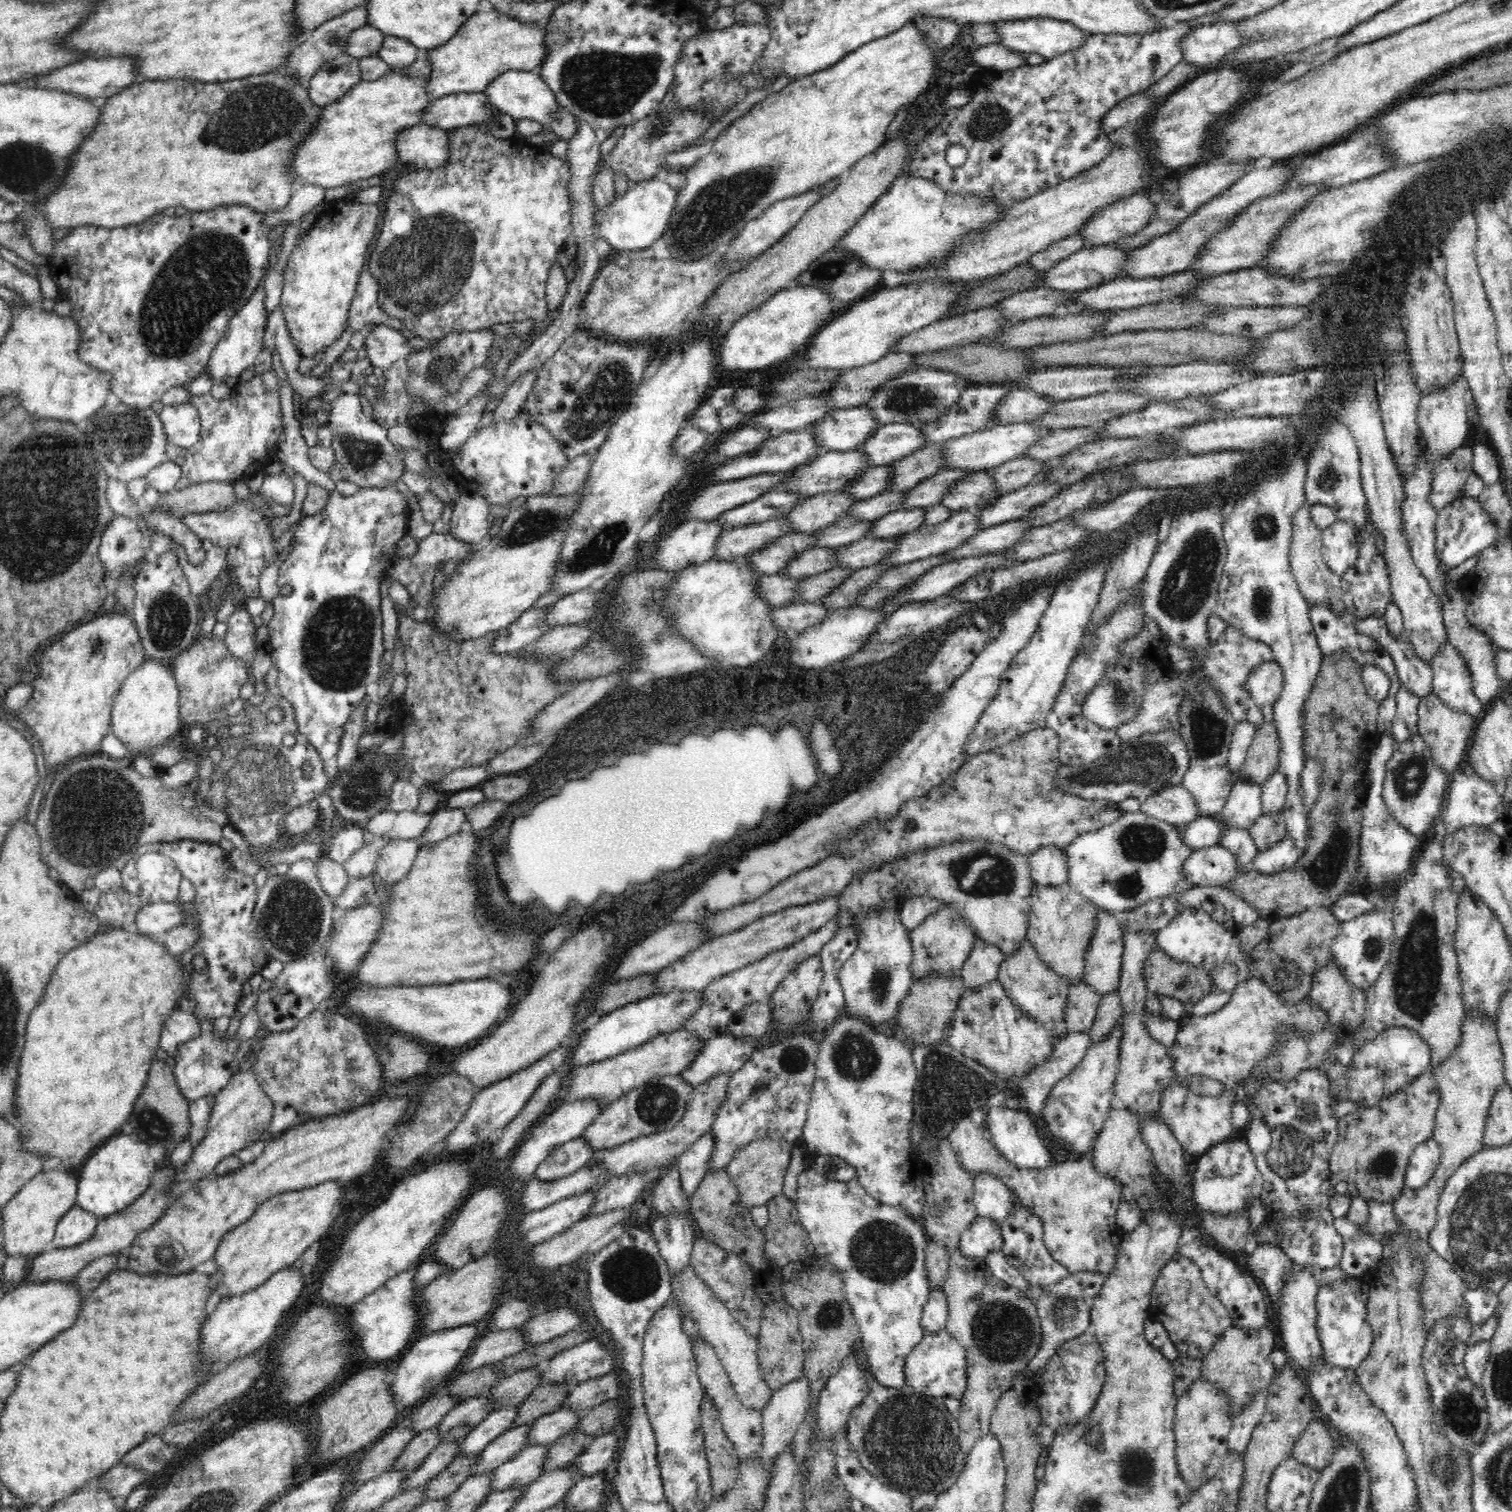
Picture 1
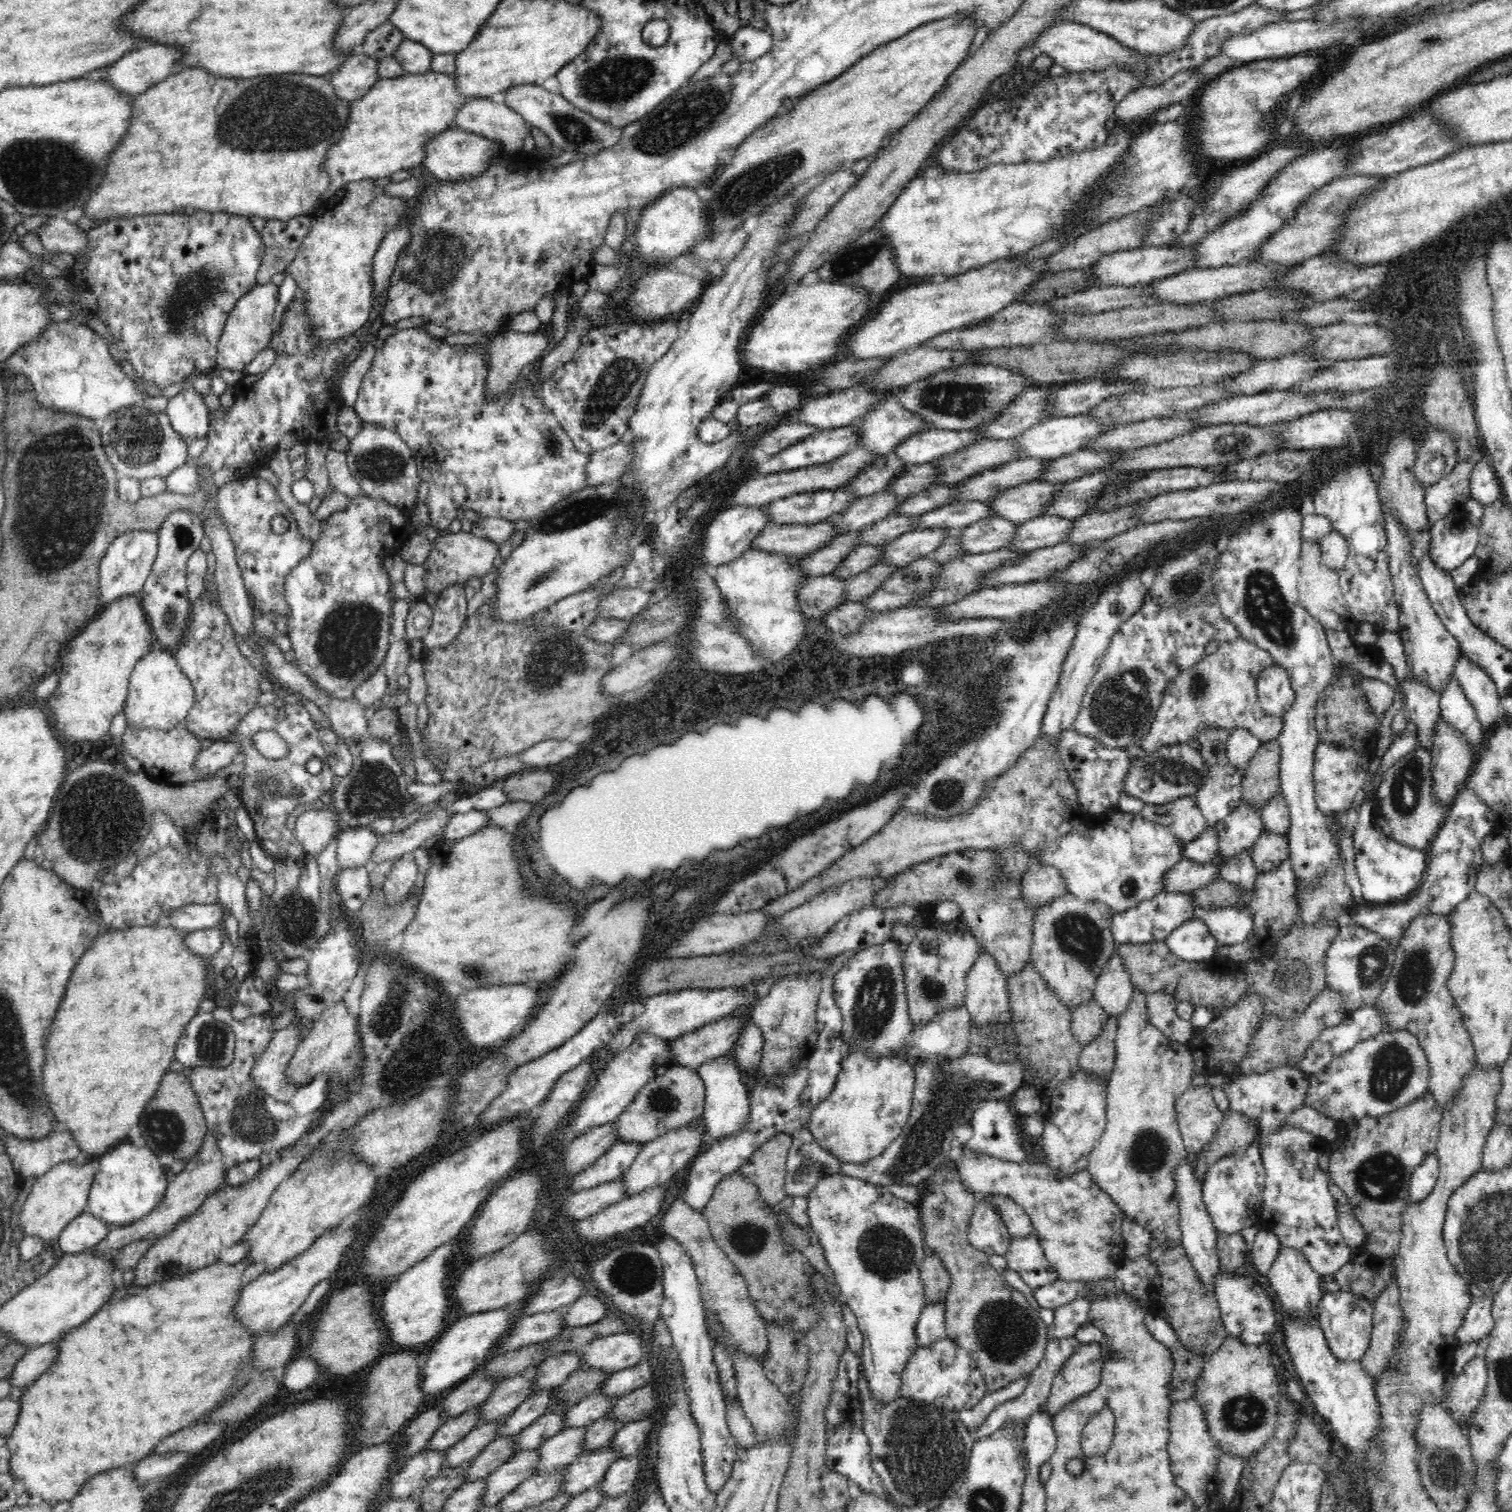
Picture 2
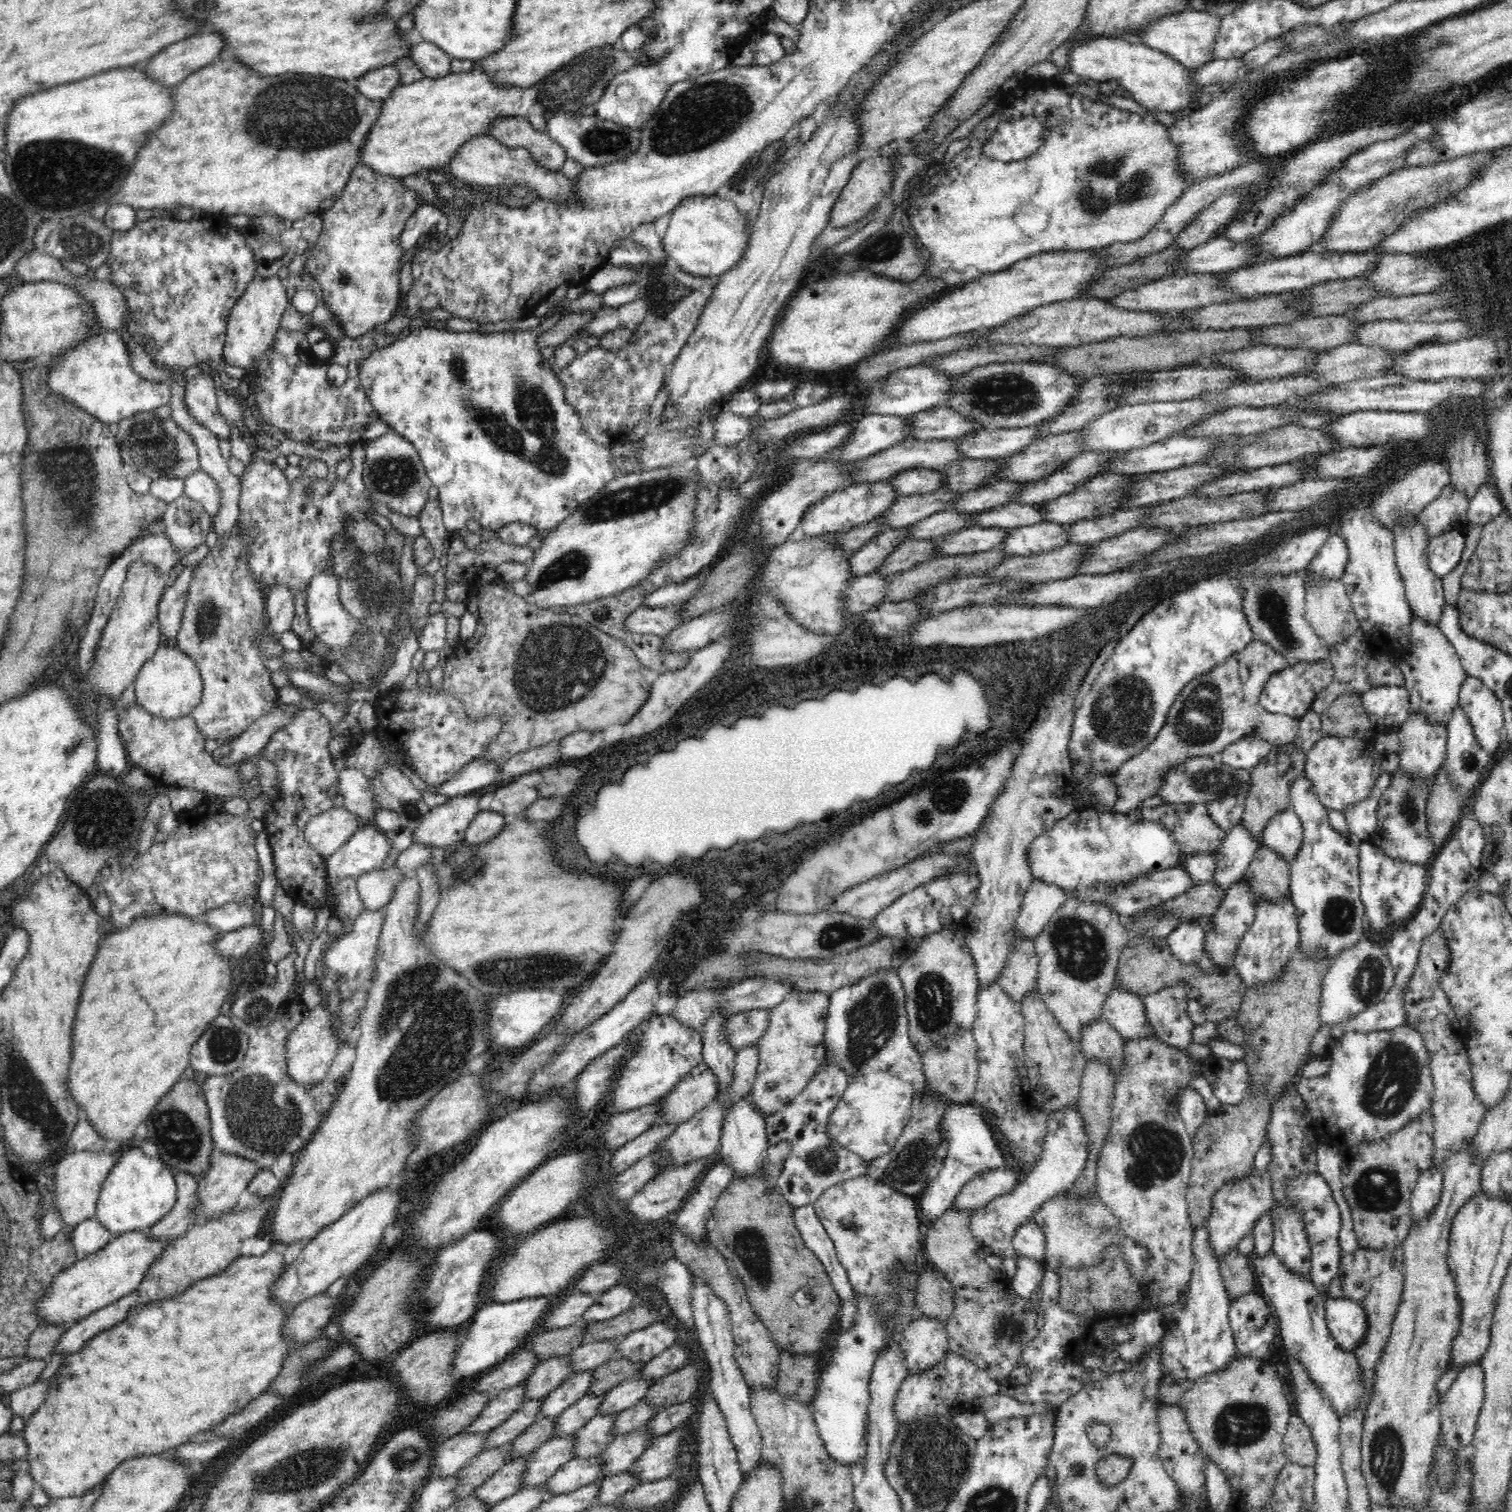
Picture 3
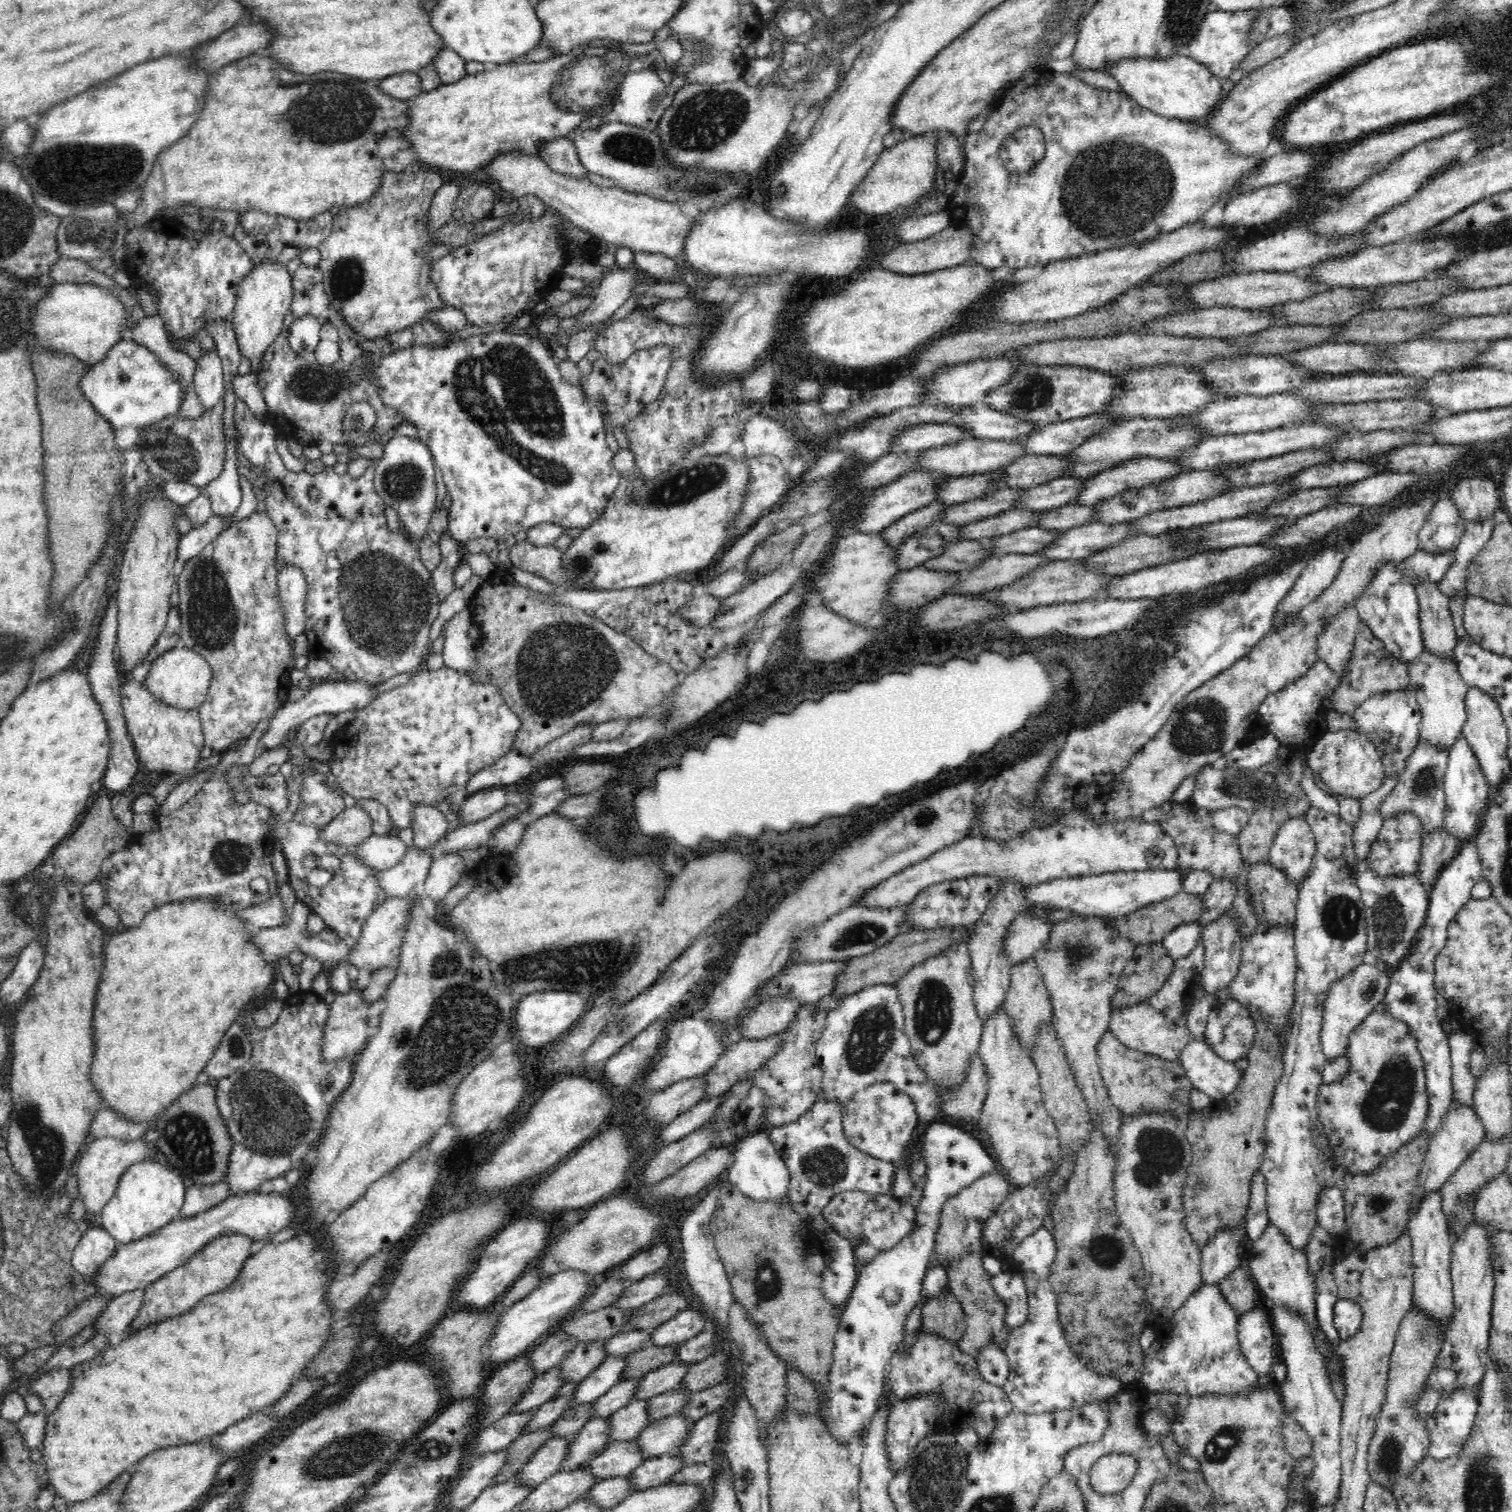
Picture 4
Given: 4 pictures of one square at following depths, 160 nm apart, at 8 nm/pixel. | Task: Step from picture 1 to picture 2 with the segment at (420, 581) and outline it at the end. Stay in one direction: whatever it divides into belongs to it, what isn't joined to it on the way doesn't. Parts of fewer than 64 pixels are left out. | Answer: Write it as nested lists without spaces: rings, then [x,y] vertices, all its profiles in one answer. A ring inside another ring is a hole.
[[[463,530],[457,533],[439,534],[432,544],[430,556],[423,562],[425,570],[424,594],[438,594],[442,589],[456,583],[466,583],[470,576],[481,578],[495,570],[500,559],[499,544],[486,540],[481,535],[473,535]]]

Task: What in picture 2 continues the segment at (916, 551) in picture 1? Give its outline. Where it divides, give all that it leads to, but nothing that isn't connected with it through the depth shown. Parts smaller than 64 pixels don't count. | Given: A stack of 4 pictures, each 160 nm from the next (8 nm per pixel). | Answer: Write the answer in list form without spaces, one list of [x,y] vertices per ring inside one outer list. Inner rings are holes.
[[[1000,517],[979,520],[961,529],[958,545],[964,553],[989,553],[1009,549],[1017,525]]]

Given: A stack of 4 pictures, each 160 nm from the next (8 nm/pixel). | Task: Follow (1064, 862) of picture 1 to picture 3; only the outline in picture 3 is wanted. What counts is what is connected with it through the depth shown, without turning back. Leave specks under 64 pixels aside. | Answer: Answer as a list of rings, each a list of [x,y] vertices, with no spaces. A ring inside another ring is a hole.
[[[1034,879],[1019,910],[1015,922],[1016,933],[1020,937],[1035,940],[1066,899],[1063,888]]]

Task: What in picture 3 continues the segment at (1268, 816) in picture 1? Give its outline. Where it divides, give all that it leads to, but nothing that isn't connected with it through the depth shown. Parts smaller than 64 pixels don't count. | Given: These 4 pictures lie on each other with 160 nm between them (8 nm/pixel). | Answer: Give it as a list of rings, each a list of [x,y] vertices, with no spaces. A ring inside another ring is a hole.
[[[1264,844],[1259,845],[1258,850],[1255,852],[1254,858],[1250,863],[1249,869],[1246,871],[1244,876],[1244,878],[1249,882],[1254,903],[1258,904],[1262,899],[1264,899],[1264,901],[1277,901],[1286,893],[1290,894],[1289,872],[1290,865],[1282,855],[1278,855],[1278,852],[1272,851],[1270,847],[1267,847]]]

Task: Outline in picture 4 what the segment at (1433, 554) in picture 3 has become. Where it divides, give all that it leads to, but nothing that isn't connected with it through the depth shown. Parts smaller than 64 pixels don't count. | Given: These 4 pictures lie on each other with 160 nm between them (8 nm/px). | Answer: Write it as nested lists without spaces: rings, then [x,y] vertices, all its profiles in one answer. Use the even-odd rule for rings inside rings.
[[[1418,550],[1413,556],[1402,563],[1398,563],[1398,569],[1402,571],[1404,579],[1412,586],[1419,582],[1428,581],[1428,583],[1438,583],[1448,568],[1452,566],[1452,560],[1455,558],[1455,552],[1427,552]]]

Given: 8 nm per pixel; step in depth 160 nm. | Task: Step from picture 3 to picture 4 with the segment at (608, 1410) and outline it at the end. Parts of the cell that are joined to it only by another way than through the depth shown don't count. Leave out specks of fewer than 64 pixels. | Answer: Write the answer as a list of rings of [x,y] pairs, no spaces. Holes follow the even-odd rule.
[[[673,1361],[668,1366],[656,1368],[639,1378],[636,1392],[631,1400],[647,1400],[657,1394],[672,1391],[679,1386],[679,1382],[687,1373],[689,1365]]]

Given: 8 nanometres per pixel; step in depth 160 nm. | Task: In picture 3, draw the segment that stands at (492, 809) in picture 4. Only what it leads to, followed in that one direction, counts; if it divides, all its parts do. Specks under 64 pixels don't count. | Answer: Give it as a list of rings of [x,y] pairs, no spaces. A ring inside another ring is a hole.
[[[474,794],[462,795],[449,798],[444,804],[440,804],[428,811],[421,823],[413,830],[411,834],[413,844],[425,844],[426,846],[437,846],[438,848],[447,849],[448,846],[456,844],[463,840],[464,831],[468,828],[474,816],[478,814],[478,800],[482,797]]]

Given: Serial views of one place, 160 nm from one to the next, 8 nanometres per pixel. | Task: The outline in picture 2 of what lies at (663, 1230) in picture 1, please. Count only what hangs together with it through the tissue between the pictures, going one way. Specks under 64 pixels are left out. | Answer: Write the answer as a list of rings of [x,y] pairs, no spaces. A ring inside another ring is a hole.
[[[664,1234],[660,1244],[657,1244],[657,1251],[663,1263],[661,1316],[670,1329],[674,1347],[678,1349],[685,1373],[685,1388],[690,1401],[690,1410],[692,1417],[700,1427],[705,1482],[710,1491],[717,1493],[732,1475],[734,1462],[738,1458],[738,1446],[736,1446],[736,1442],[732,1441],[727,1425],[726,1403],[720,1388],[718,1369],[714,1362],[714,1347],[712,1347],[712,1338],[708,1331],[700,1283],[690,1256],[682,1248],[682,1245],[674,1240],[674,1237]]]

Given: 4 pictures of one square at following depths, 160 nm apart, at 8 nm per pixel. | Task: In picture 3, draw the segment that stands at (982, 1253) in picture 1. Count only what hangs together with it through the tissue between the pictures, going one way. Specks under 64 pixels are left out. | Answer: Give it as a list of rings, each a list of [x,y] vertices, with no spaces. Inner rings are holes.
[[[1077,1106],[1060,1108],[1058,1112],[1050,1113],[1047,1121],[1048,1130],[1041,1158],[1035,1162],[1029,1175],[1026,1175],[1010,1194],[997,1196],[971,1213],[972,1234],[978,1248],[986,1255],[992,1254],[1003,1259],[1016,1256],[1013,1236],[1017,1228],[1027,1220],[1033,1220],[1034,1213],[1042,1203],[1061,1192],[1066,1192],[1082,1174],[1088,1160],[1088,1133],[1079,1109]]]

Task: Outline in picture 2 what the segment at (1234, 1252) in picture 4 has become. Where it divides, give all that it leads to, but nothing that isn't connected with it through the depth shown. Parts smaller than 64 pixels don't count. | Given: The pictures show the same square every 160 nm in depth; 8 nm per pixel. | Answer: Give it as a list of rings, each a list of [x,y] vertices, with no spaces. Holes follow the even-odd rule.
[[[1255,1141],[1243,1153],[1223,1156],[1209,1166],[1202,1185],[1202,1196],[1217,1233],[1231,1235],[1247,1226],[1258,1225],[1263,1207],[1266,1173]]]

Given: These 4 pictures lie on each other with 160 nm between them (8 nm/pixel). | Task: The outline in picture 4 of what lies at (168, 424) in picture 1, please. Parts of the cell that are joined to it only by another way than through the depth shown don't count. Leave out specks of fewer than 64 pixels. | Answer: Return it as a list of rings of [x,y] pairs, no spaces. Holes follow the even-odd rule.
[[[202,349],[196,361],[193,385],[204,410],[212,410],[224,395],[224,379],[222,361],[217,350]]]

